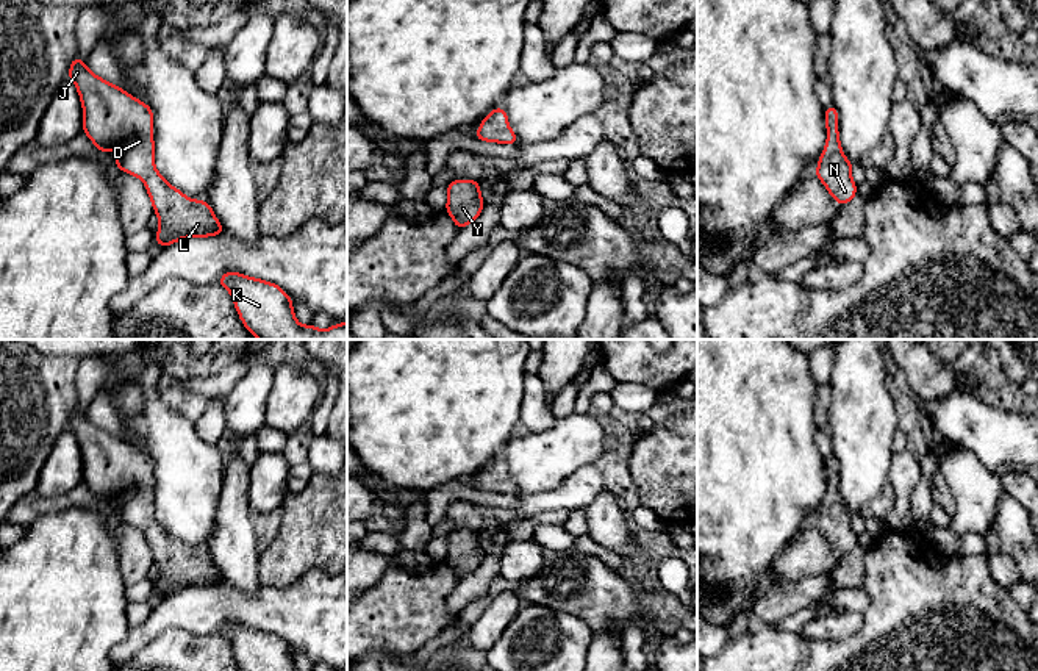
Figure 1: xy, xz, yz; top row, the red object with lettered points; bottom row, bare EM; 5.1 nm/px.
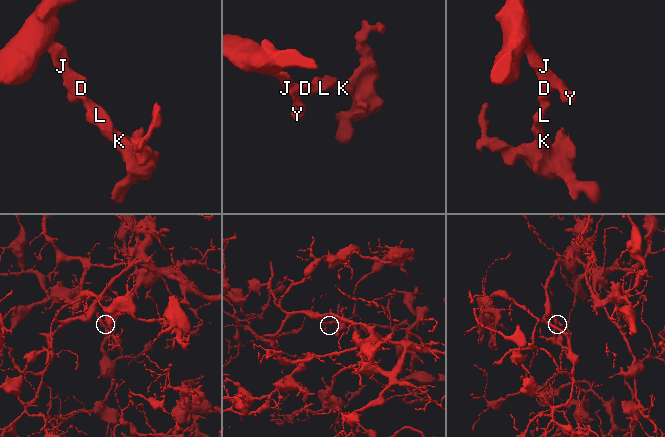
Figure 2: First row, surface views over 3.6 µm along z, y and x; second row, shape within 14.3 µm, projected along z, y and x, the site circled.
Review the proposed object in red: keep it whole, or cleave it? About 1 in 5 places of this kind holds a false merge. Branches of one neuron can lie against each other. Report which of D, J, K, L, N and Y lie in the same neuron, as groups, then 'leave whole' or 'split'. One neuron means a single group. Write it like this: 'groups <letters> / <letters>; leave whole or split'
groups D J K L N Y; leave whole

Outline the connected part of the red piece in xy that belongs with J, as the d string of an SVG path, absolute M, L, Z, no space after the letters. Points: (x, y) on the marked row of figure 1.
M78 55L72 59L67 77L75 83L83 105L83 133L86 133L103 153L109 153L123 145L125 150L114 156L117 167L120 172L128 172L144 181L155 214L159 219L159 230L153 239L164 247L183 238L222 235L225 228L219 224L206 200L186 197L180 189L170 186L155 169L153 109L130 95L125 89L92 74L86 61L78 59Z

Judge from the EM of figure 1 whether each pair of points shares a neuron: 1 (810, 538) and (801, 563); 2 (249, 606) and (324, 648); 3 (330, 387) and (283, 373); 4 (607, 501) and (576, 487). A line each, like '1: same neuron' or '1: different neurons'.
1: same neuron
2: same neuron
3: different neurons
4: different neurons

